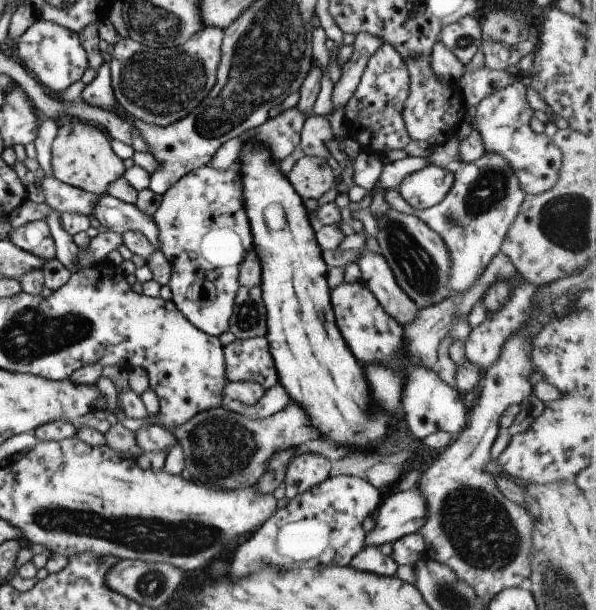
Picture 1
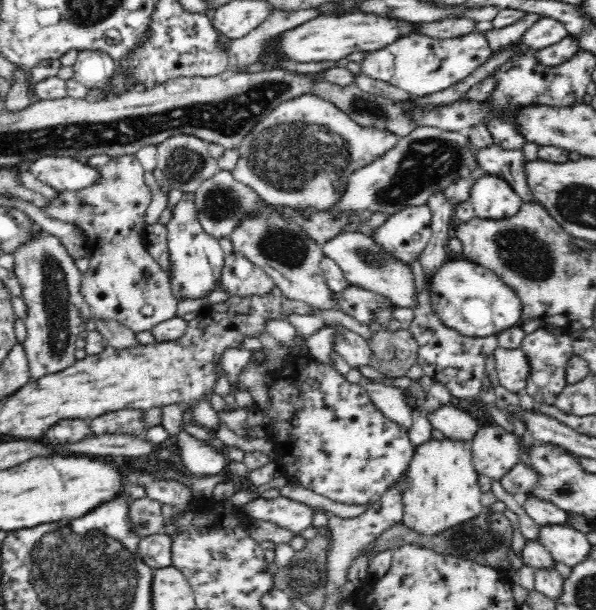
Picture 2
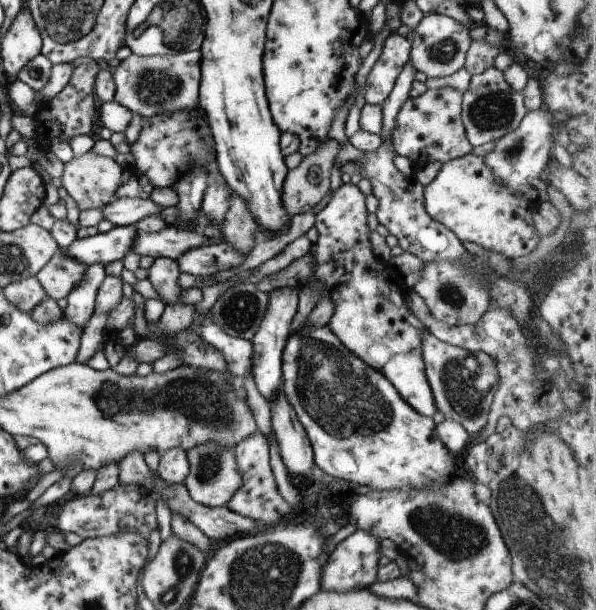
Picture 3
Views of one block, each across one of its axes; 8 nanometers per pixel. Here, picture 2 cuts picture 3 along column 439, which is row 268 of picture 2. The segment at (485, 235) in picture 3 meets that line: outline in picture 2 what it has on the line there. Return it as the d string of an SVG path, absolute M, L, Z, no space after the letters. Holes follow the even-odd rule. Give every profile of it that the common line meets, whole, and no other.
M194 198L174 204L172 217L165 227L168 251L170 251L170 260L168 260L170 270L167 272L173 296L179 301L183 298L202 298L214 290L220 290L219 278L225 261L224 251L218 239L202 229Z

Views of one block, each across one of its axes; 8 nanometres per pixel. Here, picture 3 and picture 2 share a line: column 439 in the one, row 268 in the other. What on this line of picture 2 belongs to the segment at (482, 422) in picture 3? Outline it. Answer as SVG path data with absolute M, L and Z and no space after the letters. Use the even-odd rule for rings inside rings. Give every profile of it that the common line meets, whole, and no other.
M346 231L337 234L321 247L325 256L334 260L340 267L340 270L345 274L344 278L350 285L360 286L364 290L380 294L390 299L396 308L412 307L412 310L415 309L417 297L415 296L414 275L409 267L410 264L396 260L391 252L386 252L381 244L374 242L371 235L357 231Z

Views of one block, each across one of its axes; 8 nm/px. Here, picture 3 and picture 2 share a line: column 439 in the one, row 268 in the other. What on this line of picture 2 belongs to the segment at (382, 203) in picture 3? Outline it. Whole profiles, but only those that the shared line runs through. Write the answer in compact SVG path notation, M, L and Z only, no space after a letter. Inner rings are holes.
M236 251L225 256L219 282L230 297L268 296L276 288L270 276Z

